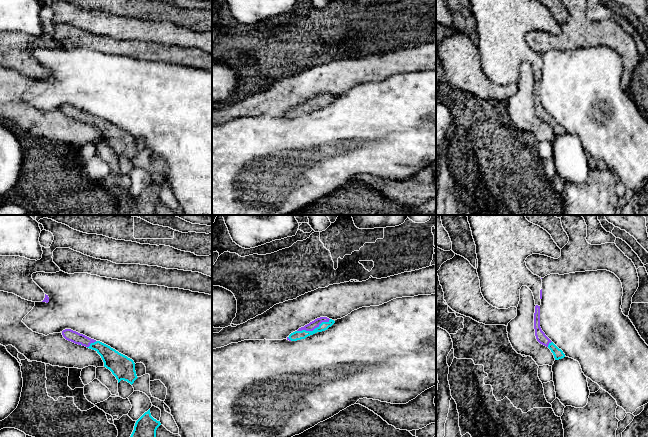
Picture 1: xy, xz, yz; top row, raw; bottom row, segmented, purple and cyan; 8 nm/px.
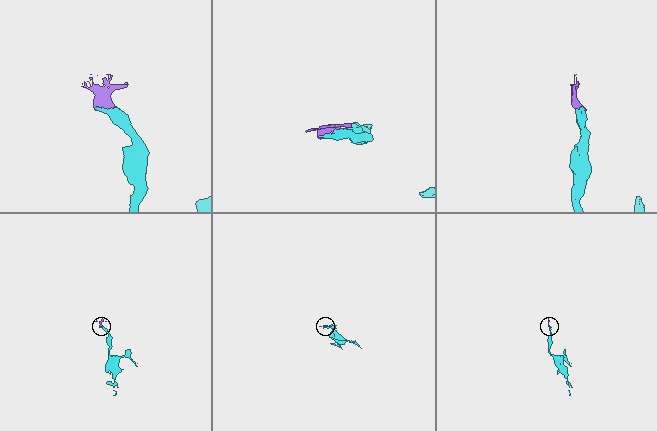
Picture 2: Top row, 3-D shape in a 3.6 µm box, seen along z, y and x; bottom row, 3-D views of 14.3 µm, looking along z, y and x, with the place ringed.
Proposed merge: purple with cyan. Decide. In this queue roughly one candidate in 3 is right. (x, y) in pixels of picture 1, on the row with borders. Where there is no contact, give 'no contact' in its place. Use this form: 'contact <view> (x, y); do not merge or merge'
contact xz (313, 329); merge

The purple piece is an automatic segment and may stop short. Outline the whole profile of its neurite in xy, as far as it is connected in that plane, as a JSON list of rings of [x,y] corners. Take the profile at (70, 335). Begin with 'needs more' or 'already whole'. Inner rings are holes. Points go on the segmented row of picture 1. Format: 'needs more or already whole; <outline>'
needs more; [[[71,329],[63,330],[62,335],[68,341],[95,350],[101,356],[104,367],[112,372],[118,383],[124,380],[132,385],[138,378],[134,361],[110,346]]]

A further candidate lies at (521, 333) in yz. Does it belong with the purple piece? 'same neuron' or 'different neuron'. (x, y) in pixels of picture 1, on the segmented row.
different neuron

